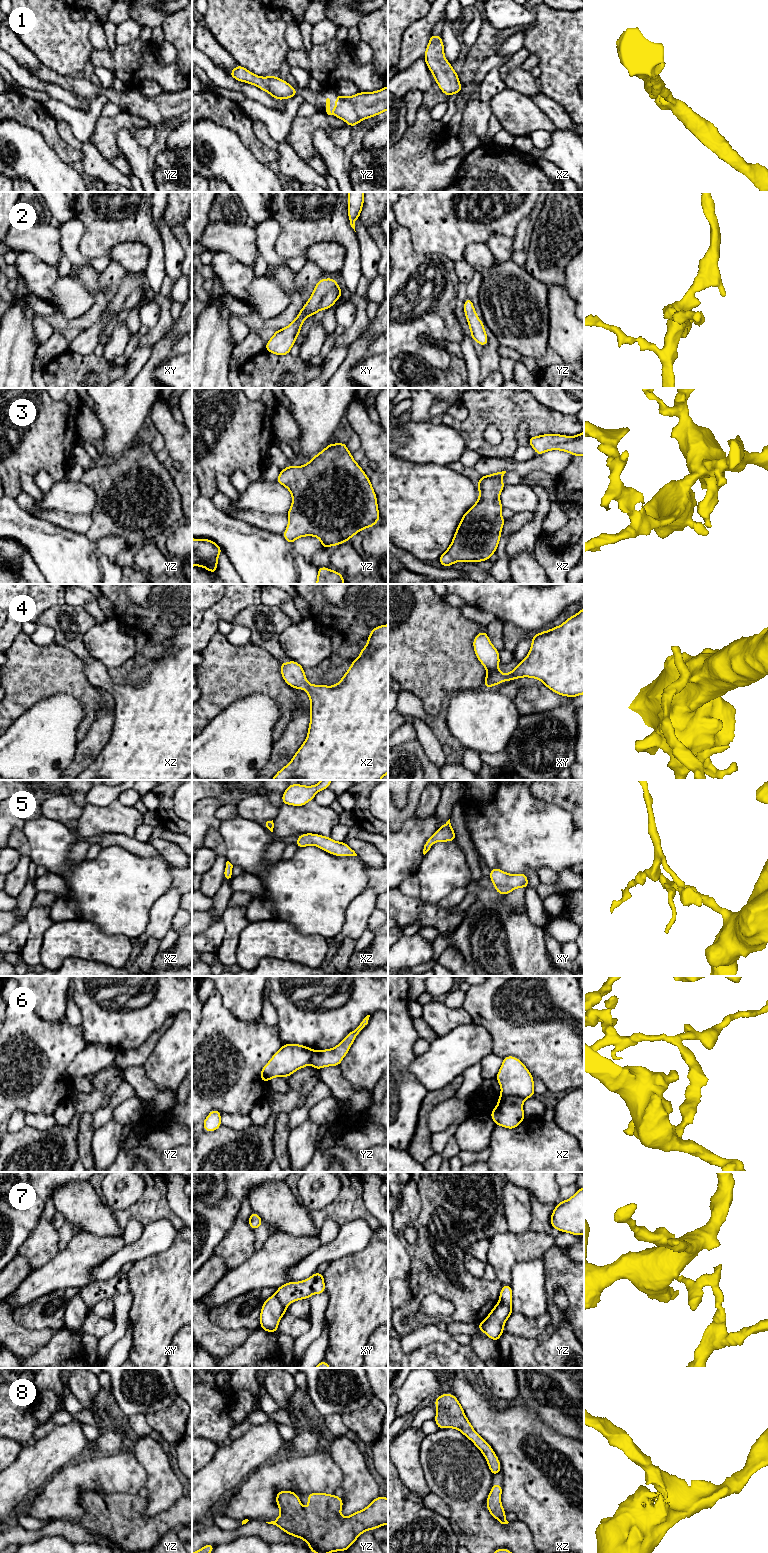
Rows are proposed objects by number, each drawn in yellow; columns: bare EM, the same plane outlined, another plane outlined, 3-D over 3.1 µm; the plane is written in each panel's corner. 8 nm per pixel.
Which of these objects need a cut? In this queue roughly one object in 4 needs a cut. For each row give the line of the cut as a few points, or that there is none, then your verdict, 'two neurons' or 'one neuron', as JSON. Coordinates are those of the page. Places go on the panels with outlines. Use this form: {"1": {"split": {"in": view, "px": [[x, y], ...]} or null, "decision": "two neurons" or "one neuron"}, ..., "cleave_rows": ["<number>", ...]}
{"1": {"split": null, "decision": "one neuron"}, "2": {"split": null, "decision": "one neuron"}, "3": {"split": null, "decision": "one neuron"}, "4": {"split": null, "decision": "one neuron"}, "5": {"split": null, "decision": "one neuron"}, "6": {"split": {"in": "xz", "px": [[501, 1094], [518, 1095], [524, 1099]]}, "decision": "two neurons"}, "7": {"split": {"in": "xy", "px": [[275, 1294], [286, 1308]]}, "decision": "two neurons"}, "8": {"split": null, "decision": "one neuron"}, "cleave_rows": ["6", "7"]}

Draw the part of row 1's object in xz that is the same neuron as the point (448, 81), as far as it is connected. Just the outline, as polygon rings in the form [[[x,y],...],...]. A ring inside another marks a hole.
[[[432,33],[424,60],[445,95],[450,97],[454,93],[461,94],[462,85],[459,82],[457,72],[452,69],[452,65],[445,58],[441,36]]]

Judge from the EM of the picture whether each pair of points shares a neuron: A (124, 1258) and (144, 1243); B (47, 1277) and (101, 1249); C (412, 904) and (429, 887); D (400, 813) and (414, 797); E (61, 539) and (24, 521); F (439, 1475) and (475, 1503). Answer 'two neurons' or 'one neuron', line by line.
A: one neuron
B: one neuron
C: two neurons
D: one neuron
E: one neuron
F: one neuron

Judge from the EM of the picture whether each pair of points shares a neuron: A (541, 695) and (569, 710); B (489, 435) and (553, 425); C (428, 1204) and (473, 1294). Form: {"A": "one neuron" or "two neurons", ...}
{"A": "two neurons", "B": "two neurons", "C": "one neuron"}

